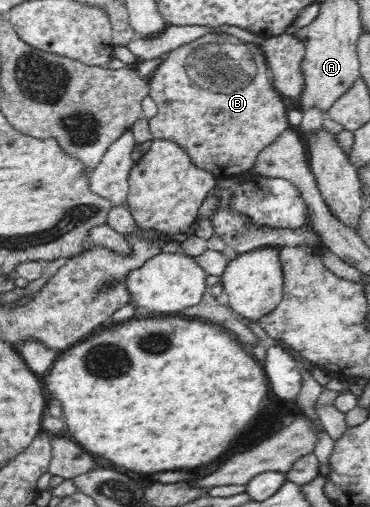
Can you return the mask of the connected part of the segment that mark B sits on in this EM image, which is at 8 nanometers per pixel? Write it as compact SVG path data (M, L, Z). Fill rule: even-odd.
M207 34L204 38L195 40L189 44L183 44L179 48L172 50L163 60L163 62L154 69L155 74L150 81L150 97L156 102L158 106L157 114L149 118L149 127L152 132L152 138L157 140L170 140L179 145L189 157L189 161L197 168L201 168L210 172L216 179L223 179L229 177L232 172L236 172L240 177L249 170L255 168L255 164L259 161L259 156L273 144L275 140L279 140L279 136L290 128L287 118L287 108L283 104L281 94L275 91L272 84L272 78L266 65L266 59L257 43L251 45L244 43L243 40L236 39L233 35L227 34Z

